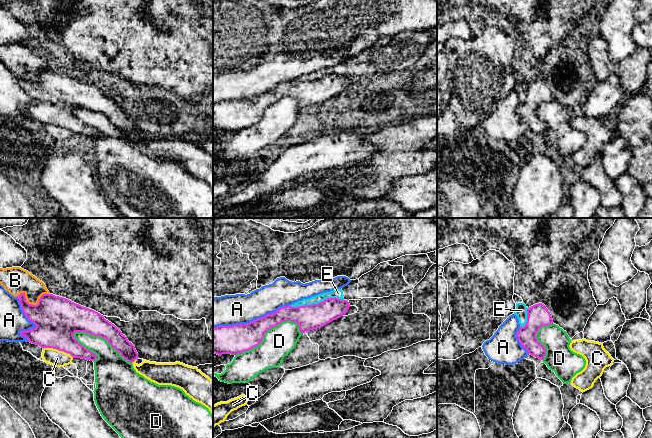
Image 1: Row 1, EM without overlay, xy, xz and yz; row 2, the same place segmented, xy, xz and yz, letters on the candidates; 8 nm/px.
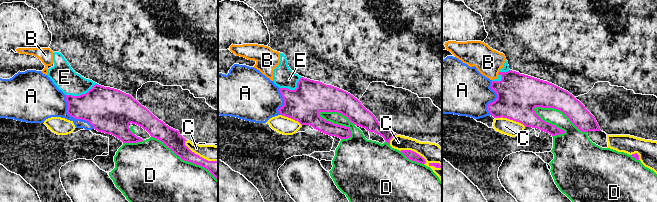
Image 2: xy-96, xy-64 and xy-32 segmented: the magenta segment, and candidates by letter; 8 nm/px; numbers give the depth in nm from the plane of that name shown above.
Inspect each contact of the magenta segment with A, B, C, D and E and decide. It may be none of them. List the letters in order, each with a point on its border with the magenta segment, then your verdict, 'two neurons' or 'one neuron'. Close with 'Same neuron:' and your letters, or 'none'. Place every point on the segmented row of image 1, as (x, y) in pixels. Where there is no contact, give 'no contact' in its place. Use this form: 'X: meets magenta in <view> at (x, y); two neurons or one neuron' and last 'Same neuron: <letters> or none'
A: meets magenta in xz at (252, 321); two neurons
B: meets magenta in xy at (31, 304); two neurons
C: meets magenta in xy at (58, 349); two neurons
D: meets magenta in xy at (102, 337); two neurons
E: meets magenta in xz at (317, 303); two neurons
Same neuron: none

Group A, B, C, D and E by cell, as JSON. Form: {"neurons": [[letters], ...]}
{"neurons": [["A"], ["B", "E"], ["C"], ["D"]]}

